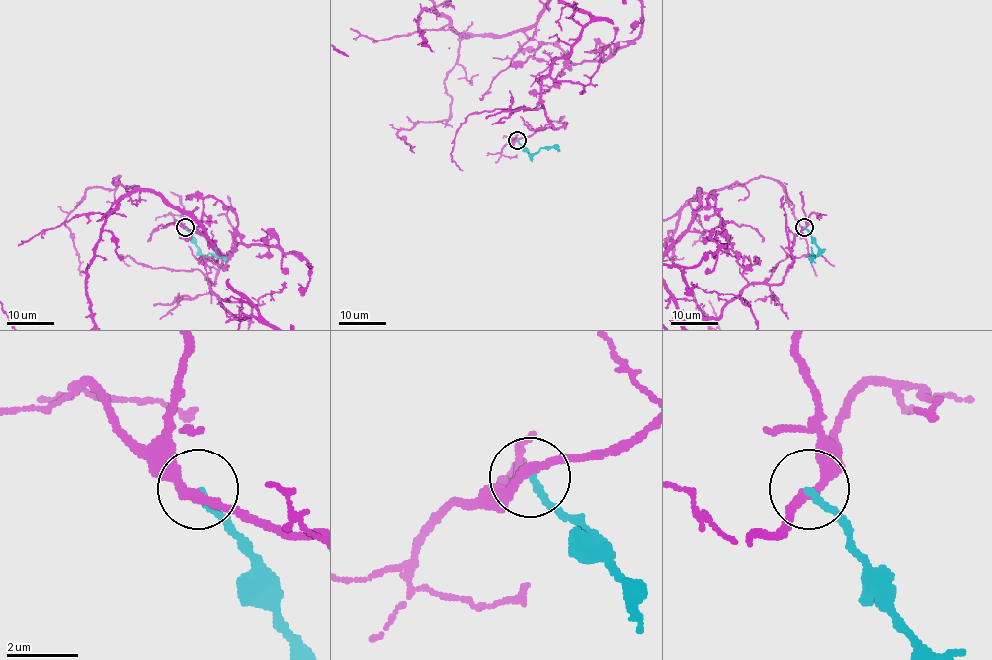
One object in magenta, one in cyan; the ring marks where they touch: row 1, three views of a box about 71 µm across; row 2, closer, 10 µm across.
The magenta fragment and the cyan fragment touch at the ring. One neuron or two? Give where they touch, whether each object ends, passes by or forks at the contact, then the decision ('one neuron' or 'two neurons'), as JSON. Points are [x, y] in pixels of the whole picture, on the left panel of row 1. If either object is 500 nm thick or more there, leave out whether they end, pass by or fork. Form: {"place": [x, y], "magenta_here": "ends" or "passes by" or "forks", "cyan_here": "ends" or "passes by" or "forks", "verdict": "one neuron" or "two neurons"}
{"place": [185, 227], "magenta_here": "passes by", "cyan_here": "ends", "verdict": "two neurons"}

